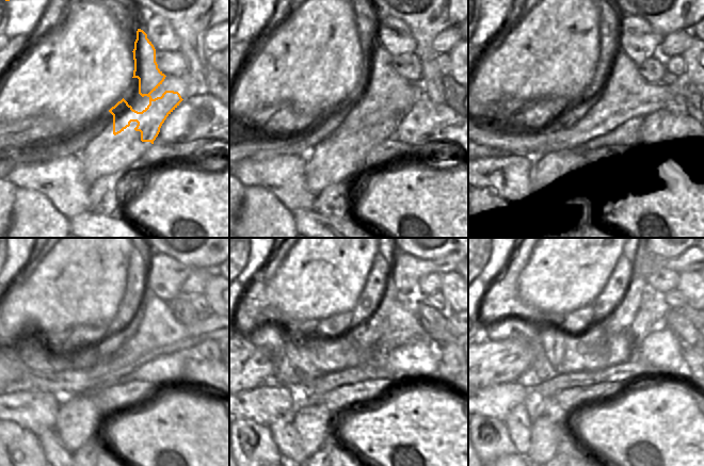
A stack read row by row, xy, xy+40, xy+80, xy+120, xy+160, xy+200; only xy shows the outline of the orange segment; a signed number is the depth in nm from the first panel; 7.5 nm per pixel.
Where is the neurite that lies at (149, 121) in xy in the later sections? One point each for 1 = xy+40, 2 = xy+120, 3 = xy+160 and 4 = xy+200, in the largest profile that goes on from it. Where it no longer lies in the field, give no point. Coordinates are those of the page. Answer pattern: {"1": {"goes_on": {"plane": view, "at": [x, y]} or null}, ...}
{"1": {"goes_on": {"plane": "xy+40", "at": [389, 83]}}, "2": {"goes_on": {"plane": "xy+120", "at": [157, 325]}}, "3": {"goes_on": {"plane": "xy+160", "at": [401, 326]}}, "4": {"goes_on": {"plane": "xy+200", "at": [645, 321]}}}

